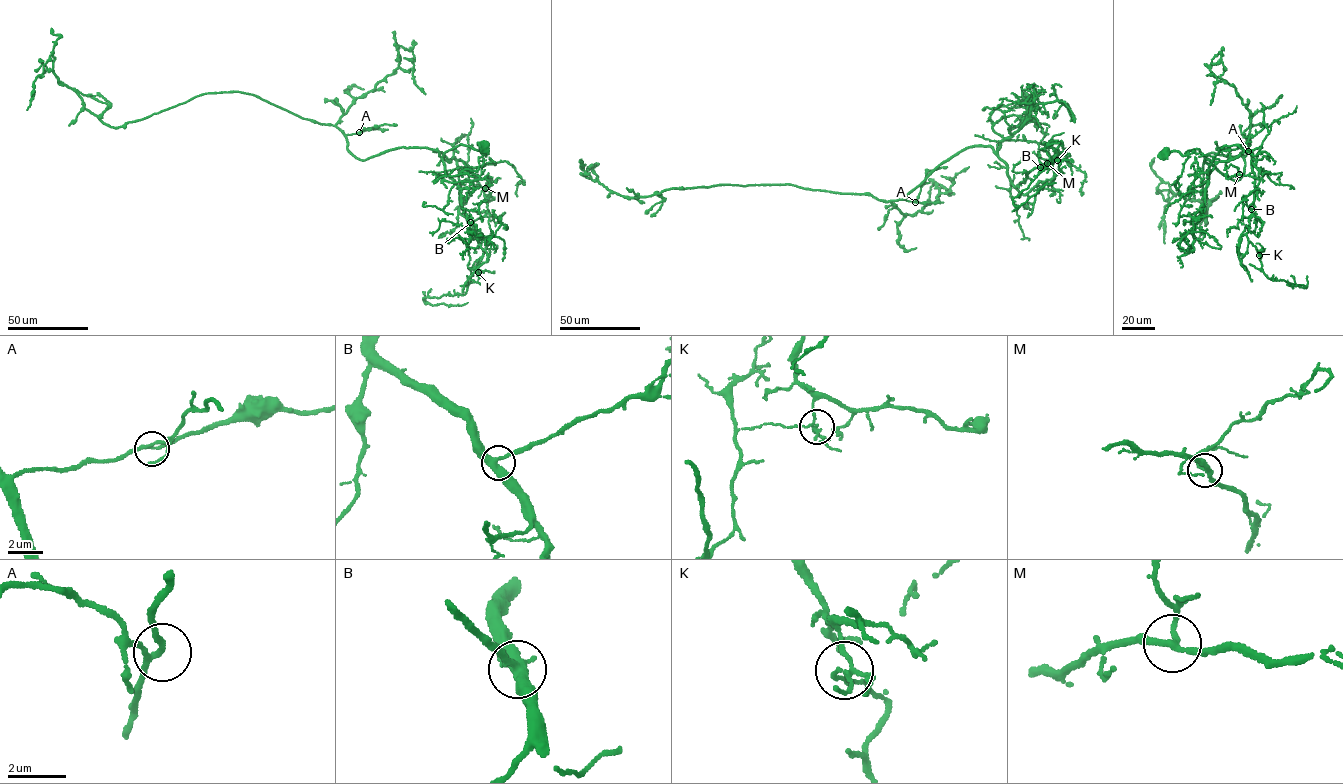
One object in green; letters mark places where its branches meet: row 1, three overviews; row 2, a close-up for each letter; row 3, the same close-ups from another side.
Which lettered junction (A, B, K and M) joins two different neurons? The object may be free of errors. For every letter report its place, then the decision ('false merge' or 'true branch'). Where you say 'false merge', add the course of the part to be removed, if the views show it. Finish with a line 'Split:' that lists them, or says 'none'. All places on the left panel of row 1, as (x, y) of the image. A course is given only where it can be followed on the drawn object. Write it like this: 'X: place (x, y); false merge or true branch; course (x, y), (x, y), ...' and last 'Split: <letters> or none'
A: place (359, 132); true branch
B: place (470, 222); true branch
K: place (478, 272); false merge; course (478, 272), (471, 273), (471, 282), (464, 294), (423, 299), (433, 305), (468, 302)
M: place (485, 188); true branch
Split: K

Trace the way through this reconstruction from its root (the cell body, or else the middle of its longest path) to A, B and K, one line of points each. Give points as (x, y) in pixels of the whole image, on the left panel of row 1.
A: (483, 145), (484, 154), (461, 144), (441, 157), (404, 147), (362, 160), (348, 150), (346, 136), (359, 132)
B: (483, 145), (479, 146), (484, 154), (461, 144), (442, 158), (456, 161), (459, 212), (470, 222)
K: (483, 145), (484, 154), (461, 144), (442, 158), (456, 161), (459, 212), (483, 251), (478, 272)

